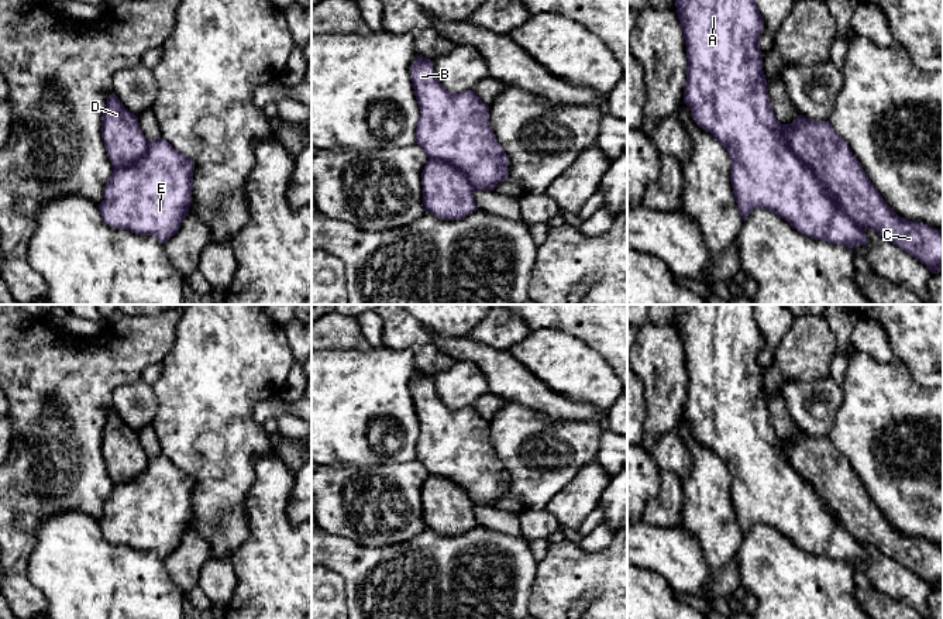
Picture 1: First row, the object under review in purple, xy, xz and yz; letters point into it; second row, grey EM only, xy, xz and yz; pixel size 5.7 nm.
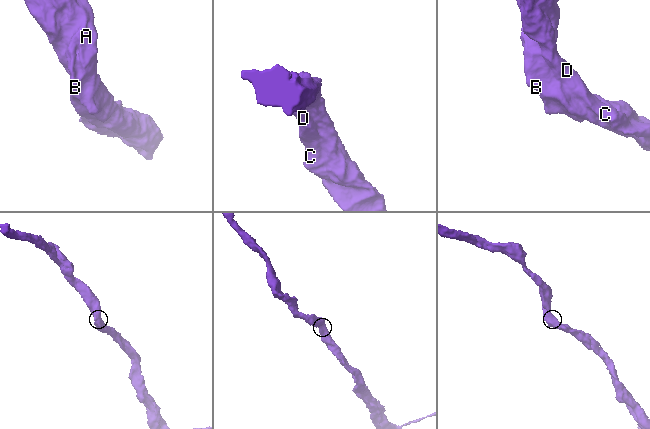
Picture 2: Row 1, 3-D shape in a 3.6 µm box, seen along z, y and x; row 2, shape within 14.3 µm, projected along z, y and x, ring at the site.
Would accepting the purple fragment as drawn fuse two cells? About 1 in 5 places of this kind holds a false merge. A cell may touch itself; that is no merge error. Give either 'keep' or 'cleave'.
keep

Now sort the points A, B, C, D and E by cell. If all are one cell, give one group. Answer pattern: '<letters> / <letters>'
A B C D E

